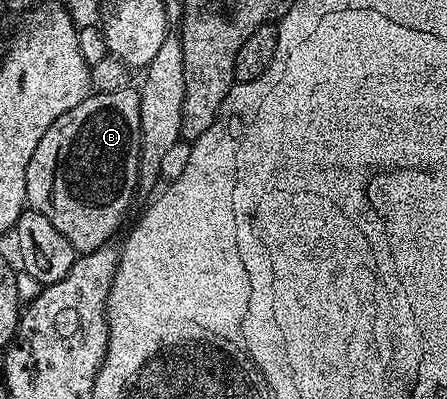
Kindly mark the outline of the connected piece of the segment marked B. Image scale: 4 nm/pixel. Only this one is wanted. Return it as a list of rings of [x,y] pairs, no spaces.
[[[127,87],[120,91],[91,92],[89,97],[85,97],[80,103],[76,103],[76,107],[72,107],[72,111],[60,115],[60,119],[56,119],[56,123],[52,123],[52,127],[48,127],[48,131],[44,131],[44,139],[40,139],[40,143],[36,143],[36,151],[32,151],[32,163],[28,163],[28,171],[26,172],[26,200],[29,208],[40,211],[40,215],[45,215],[52,223],[52,227],[56,227],[56,231],[60,231],[60,235],[64,235],[64,239],[68,239],[68,243],[72,243],[75,254],[81,255],[96,251],[100,247],[111,244],[112,238],[110,236],[121,227],[122,220],[125,219],[126,212],[130,209],[130,204],[133,203],[134,197],[136,198],[138,163],[141,159],[139,90],[134,87]]]

